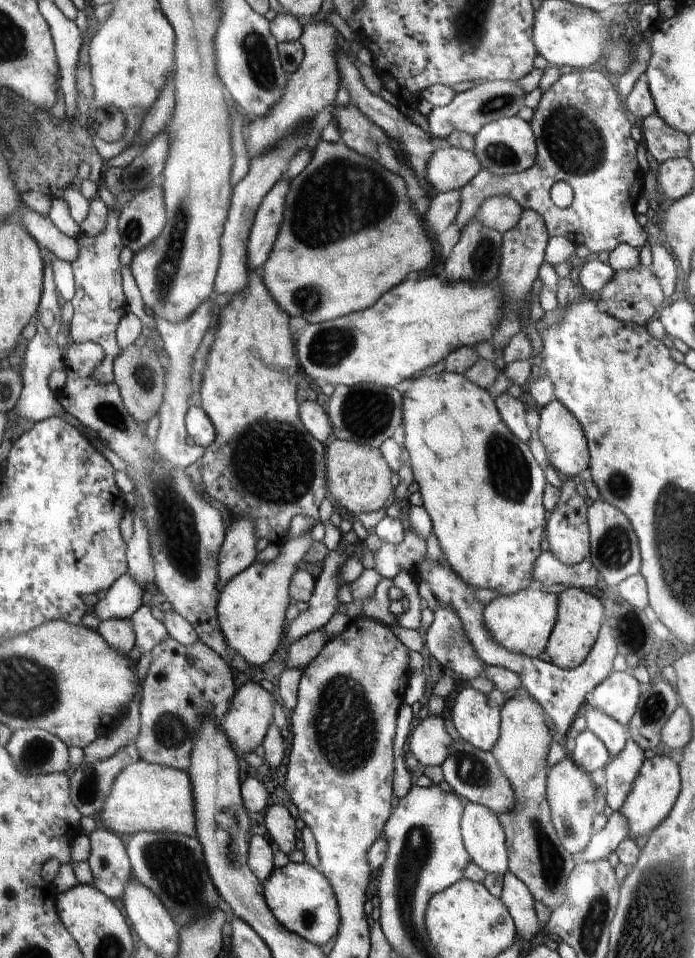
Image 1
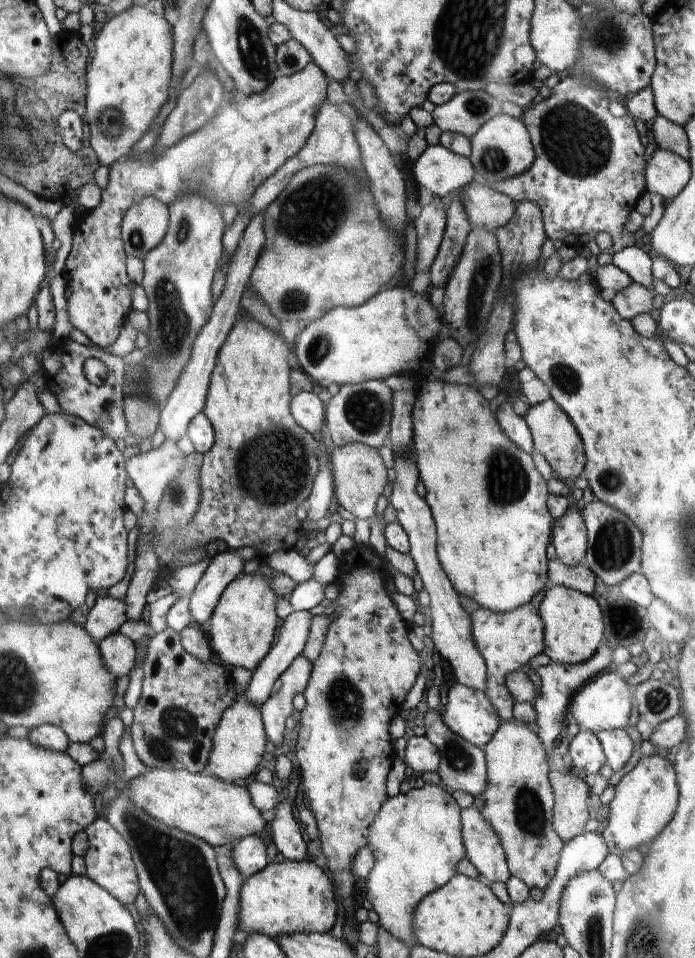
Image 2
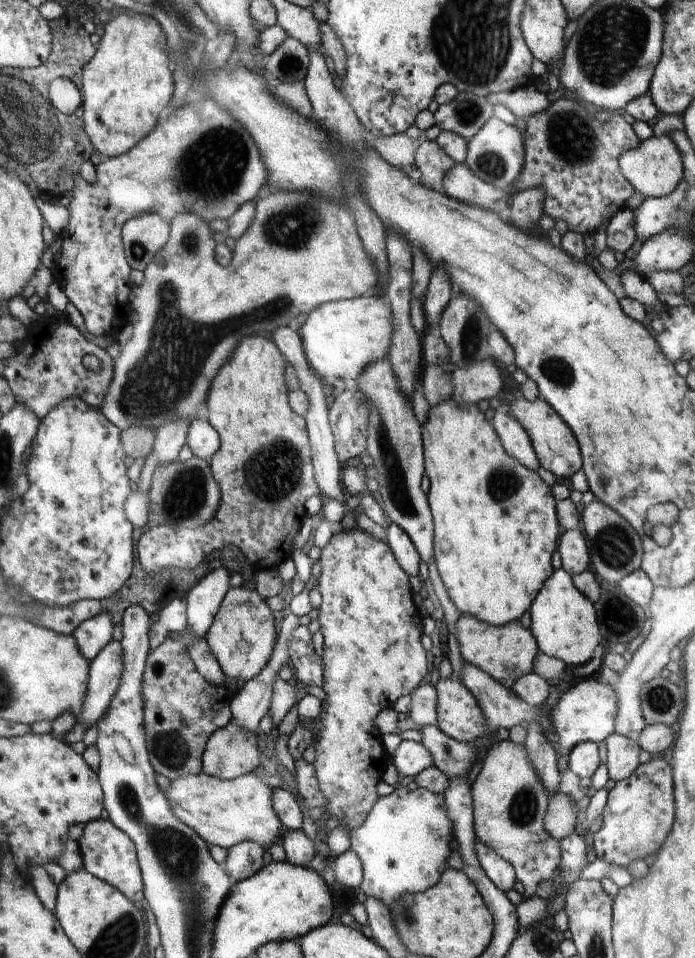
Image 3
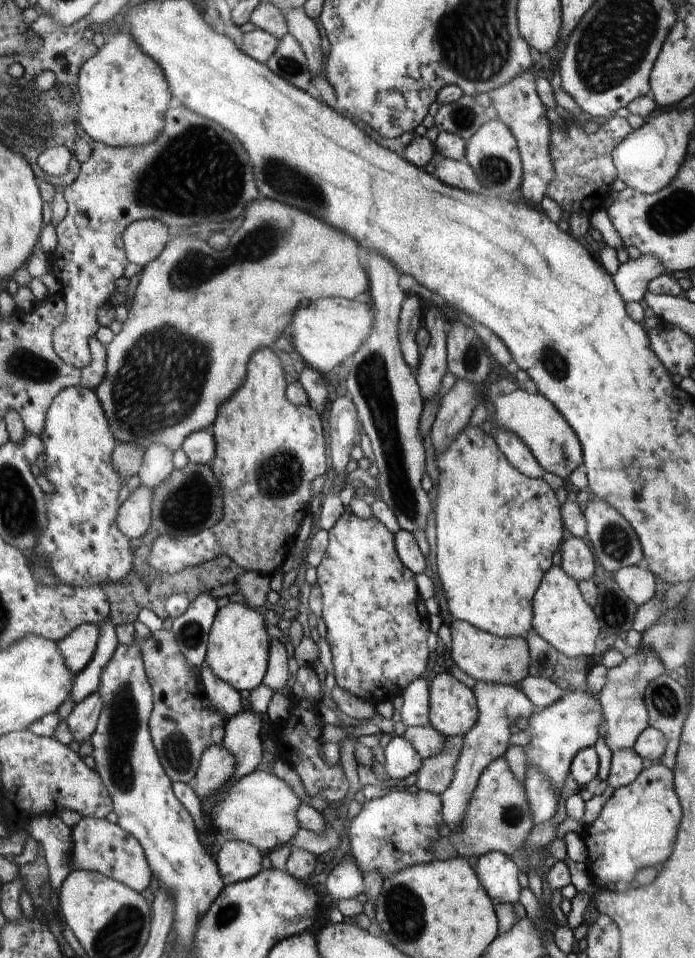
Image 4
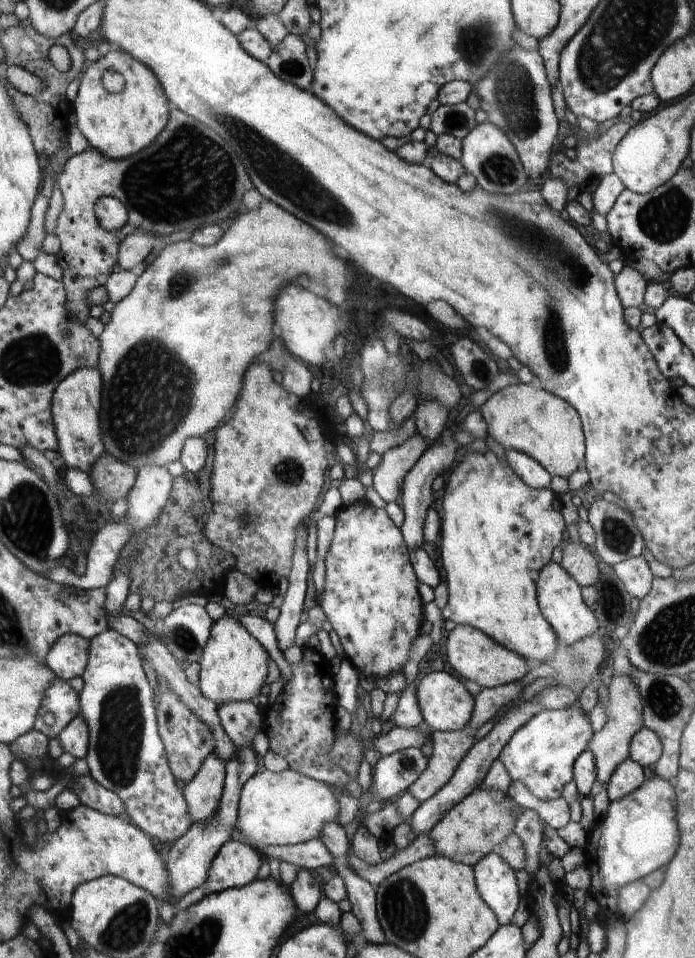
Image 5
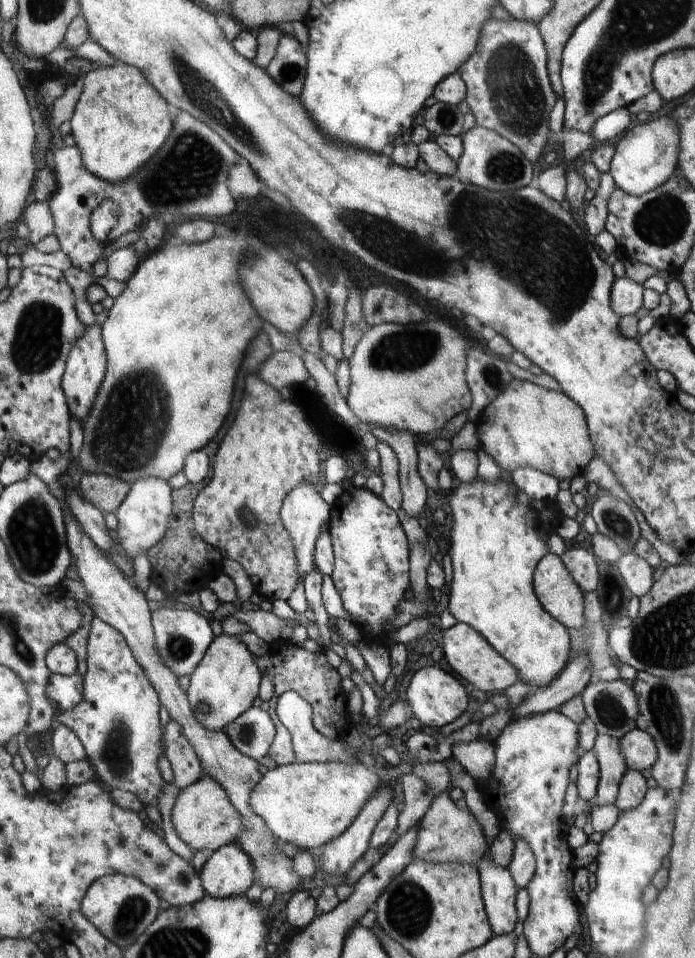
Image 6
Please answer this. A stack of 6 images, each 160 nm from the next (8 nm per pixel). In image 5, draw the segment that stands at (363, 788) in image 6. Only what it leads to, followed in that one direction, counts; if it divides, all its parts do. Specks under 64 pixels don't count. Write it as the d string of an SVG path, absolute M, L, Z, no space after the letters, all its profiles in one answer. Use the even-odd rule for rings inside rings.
M267 769L264 772L254 773L244 783L240 793L235 828L256 847L295 845L313 838L318 839L322 826L327 822L336 821L336 816L338 816L338 802L332 794L330 786L324 786L324 783L290 769L279 773Z

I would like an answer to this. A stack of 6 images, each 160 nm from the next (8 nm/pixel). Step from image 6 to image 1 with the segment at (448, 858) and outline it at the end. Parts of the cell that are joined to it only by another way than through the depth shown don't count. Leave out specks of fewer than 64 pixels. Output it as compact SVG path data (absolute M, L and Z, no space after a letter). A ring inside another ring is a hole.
M524 690L498 707L501 712L501 737L490 754L498 762L504 778L510 782L515 796L512 810L493 813L505 830L509 871L528 887L536 902L554 911L567 902L568 878L576 861L557 835L546 800L546 756L552 738L546 726L545 710Z

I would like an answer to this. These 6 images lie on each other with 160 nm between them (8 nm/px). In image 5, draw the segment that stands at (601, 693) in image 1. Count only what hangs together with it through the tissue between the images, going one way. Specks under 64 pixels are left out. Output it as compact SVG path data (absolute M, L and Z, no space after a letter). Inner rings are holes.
M576 705L562 710L542 709L519 728L504 745L499 759L510 773L512 781L523 782L526 790L543 801L560 798L562 788L572 782L572 764L588 750L596 734L589 713Z

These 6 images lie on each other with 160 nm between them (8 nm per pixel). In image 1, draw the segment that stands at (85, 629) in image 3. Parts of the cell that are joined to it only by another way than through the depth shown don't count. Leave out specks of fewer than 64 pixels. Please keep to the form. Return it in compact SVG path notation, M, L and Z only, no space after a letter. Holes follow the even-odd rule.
M125 572L114 582L102 600L95 602L94 614L98 620L130 620L134 612L142 605L143 588Z

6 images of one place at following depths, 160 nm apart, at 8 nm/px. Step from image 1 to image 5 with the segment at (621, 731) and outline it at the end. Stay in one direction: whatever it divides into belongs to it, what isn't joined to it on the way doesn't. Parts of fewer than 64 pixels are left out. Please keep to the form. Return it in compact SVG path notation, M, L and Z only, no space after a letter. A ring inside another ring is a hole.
M628 758L613 772L608 782L606 792L610 801L623 799L630 792L634 792L645 782L644 769L638 761Z

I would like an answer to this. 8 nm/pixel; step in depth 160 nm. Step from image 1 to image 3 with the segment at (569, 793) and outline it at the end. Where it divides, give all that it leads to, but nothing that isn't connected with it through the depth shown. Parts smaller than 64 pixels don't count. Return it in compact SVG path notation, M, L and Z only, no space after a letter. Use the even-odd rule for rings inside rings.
M554 792L544 819L545 829L550 836L561 842L576 830L578 806L572 802L569 794Z

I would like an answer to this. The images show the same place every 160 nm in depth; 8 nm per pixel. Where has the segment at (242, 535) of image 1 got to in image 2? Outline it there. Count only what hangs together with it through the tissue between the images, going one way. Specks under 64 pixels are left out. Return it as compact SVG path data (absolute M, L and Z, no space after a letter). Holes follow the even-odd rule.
M226 550L213 557L196 587L192 588L189 610L193 623L207 627L225 589L242 575L244 567L245 562L236 550Z

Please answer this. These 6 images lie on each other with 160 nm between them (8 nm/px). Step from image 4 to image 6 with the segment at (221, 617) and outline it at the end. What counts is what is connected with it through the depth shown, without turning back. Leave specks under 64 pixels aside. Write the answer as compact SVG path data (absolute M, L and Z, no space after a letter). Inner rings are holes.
M221 633L210 643L200 666L190 675L187 697L195 717L213 731L224 731L237 716L249 710L258 696L260 669L244 642L234 635Z

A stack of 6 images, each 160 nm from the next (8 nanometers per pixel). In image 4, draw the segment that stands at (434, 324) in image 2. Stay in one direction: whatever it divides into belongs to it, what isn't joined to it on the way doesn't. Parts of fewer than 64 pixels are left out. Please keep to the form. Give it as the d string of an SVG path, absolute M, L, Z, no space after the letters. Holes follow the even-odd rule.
M330 297L310 301L305 308L298 308L290 324L293 331L293 347L302 356L303 362L319 373L326 374L338 364L350 360L374 331L374 310L358 302L358 299Z

